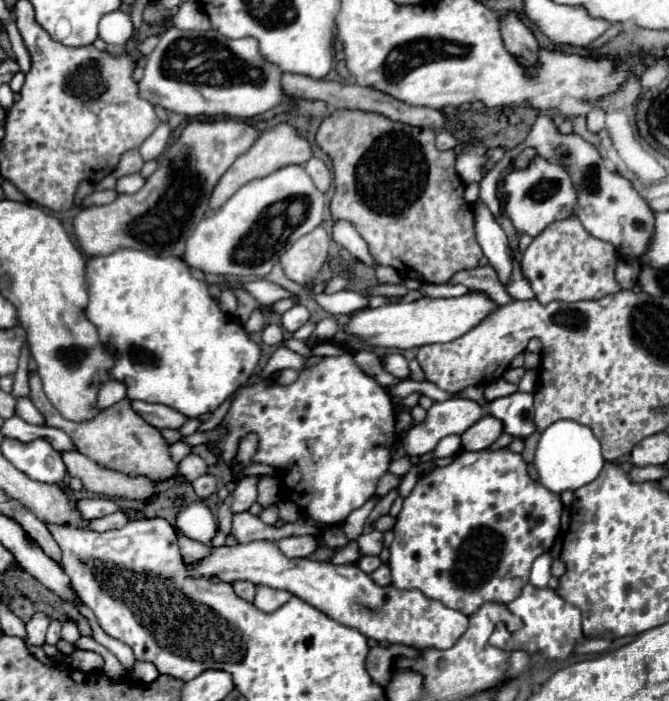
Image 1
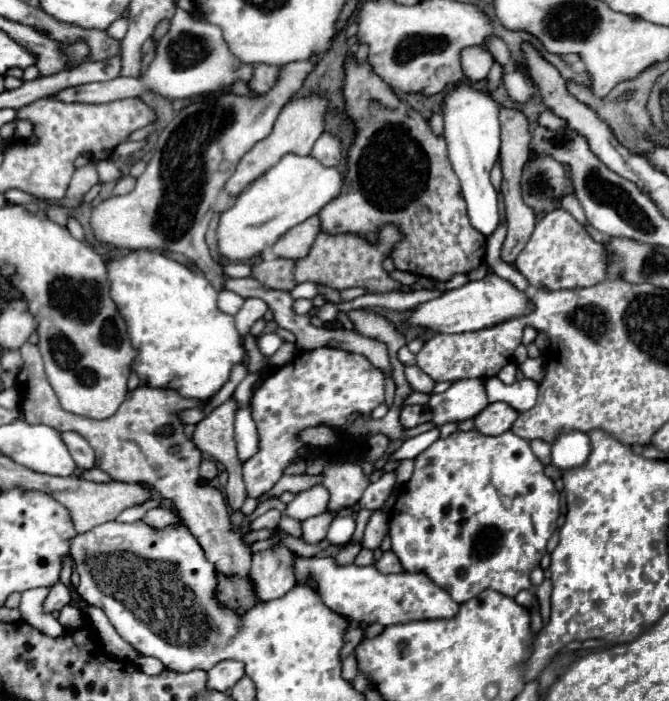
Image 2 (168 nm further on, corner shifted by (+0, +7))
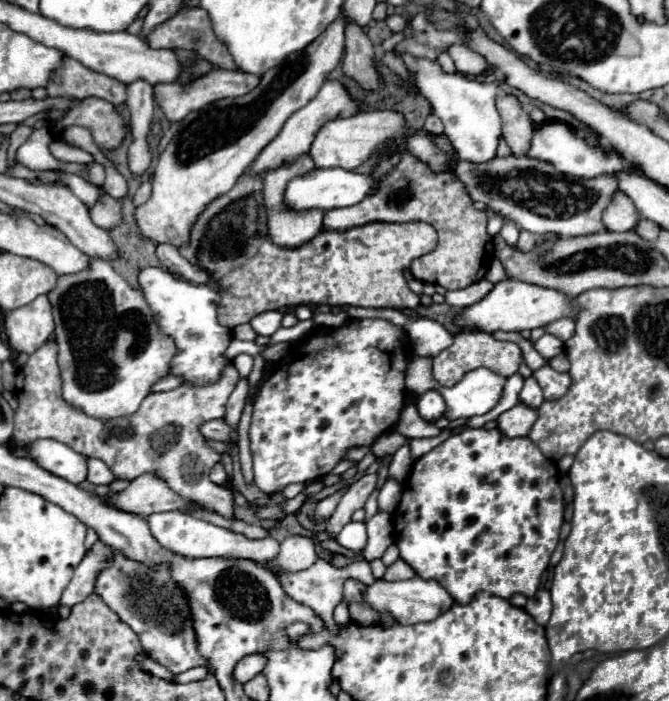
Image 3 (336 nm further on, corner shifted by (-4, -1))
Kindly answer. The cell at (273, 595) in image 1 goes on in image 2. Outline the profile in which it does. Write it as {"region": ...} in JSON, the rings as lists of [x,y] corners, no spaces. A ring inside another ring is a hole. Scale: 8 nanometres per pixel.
{"region":[[[284,546],[274,548],[268,548],[252,556],[250,584],[254,596],[262,602],[282,598],[296,586],[294,572],[290,572],[290,564],[286,564],[286,552],[290,550]],[[274,548],[278,548],[278,556],[274,556]]]}

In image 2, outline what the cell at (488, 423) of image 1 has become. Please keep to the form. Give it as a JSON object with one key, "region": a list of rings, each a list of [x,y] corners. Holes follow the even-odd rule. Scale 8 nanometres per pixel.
{"region":[[[494,402],[494,404],[488,404],[474,418],[474,430],[478,430],[484,436],[498,436],[506,432],[516,418],[518,418],[518,412],[514,412],[514,408],[502,402]]]}

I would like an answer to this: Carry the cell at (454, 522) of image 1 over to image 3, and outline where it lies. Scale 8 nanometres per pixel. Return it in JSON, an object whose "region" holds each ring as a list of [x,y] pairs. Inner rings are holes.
{"region":[[[466,428],[460,430],[456,434],[452,434],[448,440],[444,440],[440,446],[436,446],[432,452],[424,454],[422,458],[418,458],[412,466],[412,472],[408,476],[408,480],[404,482],[404,494],[402,500],[398,504],[398,508],[394,510],[394,538],[396,538],[396,546],[400,548],[400,558],[406,560],[420,578],[424,580],[436,580],[438,584],[442,584],[450,596],[458,602],[458,604],[468,604],[474,594],[488,590],[494,596],[500,598],[510,598],[512,594],[524,594],[524,596],[534,596],[534,592],[538,590],[540,584],[540,576],[546,570],[550,556],[558,544],[558,534],[560,534],[560,526],[564,520],[564,500],[562,500],[562,490],[558,486],[558,468],[554,464],[554,460],[546,458],[542,454],[542,450],[528,438],[508,438],[500,428]]]}

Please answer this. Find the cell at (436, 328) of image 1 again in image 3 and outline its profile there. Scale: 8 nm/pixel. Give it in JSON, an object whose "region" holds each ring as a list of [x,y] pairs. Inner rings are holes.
{"region":[[[508,278],[498,282],[484,300],[464,308],[464,312],[456,316],[456,324],[460,328],[476,328],[480,332],[494,332],[494,330],[520,332],[520,330],[534,330],[534,328],[546,326],[560,318],[576,318],[578,312],[580,312],[580,306],[574,302],[574,298],[566,296],[560,290]]]}

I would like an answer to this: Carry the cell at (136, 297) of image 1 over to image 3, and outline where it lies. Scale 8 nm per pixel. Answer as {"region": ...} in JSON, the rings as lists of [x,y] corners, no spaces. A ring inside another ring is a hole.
{"region":[[[144,268],[138,280],[150,308],[154,308],[156,324],[164,334],[172,336],[180,348],[180,354],[172,360],[172,376],[184,376],[184,380],[194,386],[218,380],[222,368],[228,364],[222,352],[228,348],[232,338],[232,330],[222,328],[216,318],[220,294],[206,284],[176,280],[164,268]]]}

